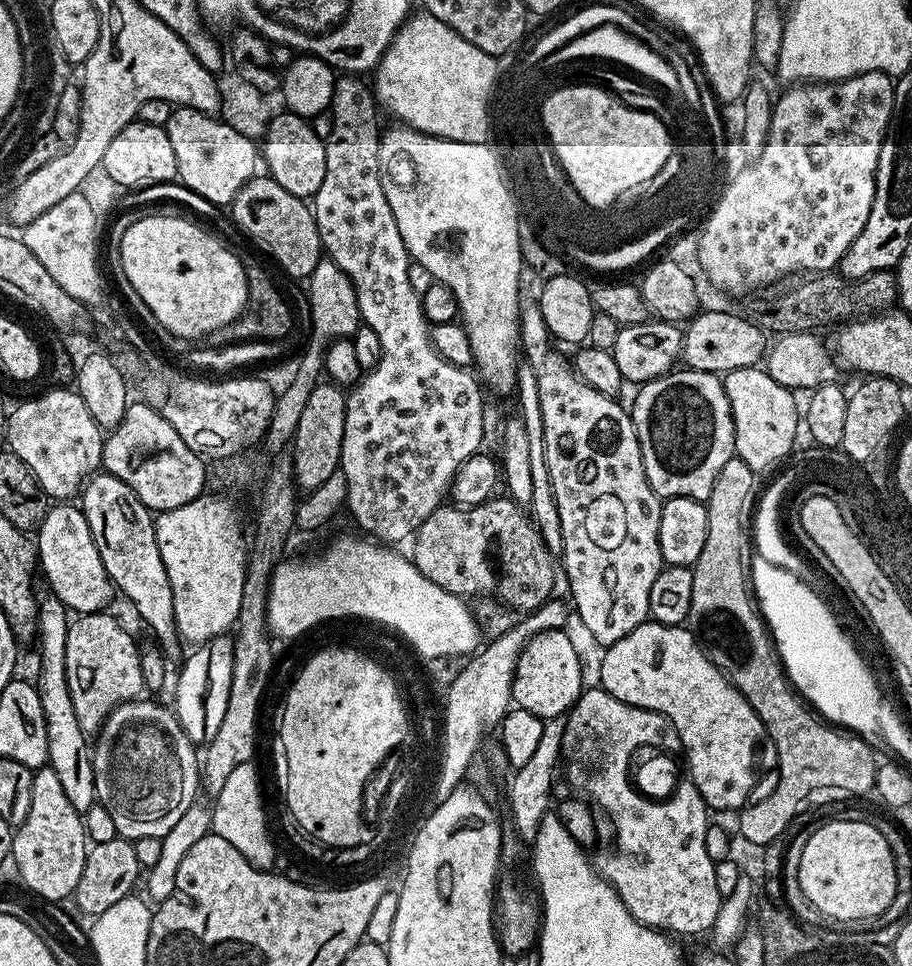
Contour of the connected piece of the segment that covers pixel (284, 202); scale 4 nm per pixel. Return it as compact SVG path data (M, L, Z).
M257 174L244 183L230 205L232 220L257 244L280 263L288 276L303 281L312 275L322 258L322 245L315 211L307 199L290 194L267 174Z

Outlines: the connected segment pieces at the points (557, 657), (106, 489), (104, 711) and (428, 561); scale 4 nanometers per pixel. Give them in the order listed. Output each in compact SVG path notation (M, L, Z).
M550 629L530 637L517 660L513 675L512 699L515 707L530 710L539 720L563 716L576 703L583 689L577 652L564 630Z
M105 472L93 473L85 481L78 504L113 587L132 602L137 614L154 632L159 645L165 644L168 648L181 646L182 639L175 624L172 588L156 542L151 509L145 507L126 482Z
M101 610L83 613L69 623L66 638L66 682L78 724L87 734L99 731L105 717L117 705L139 699L144 692L140 648L131 634L112 616Z
M492 497L488 502L470 508L463 506L436 508L434 514L430 514L430 518L426 518L420 529L414 533L411 544L410 559L416 564L418 571L450 594L463 598L471 598L470 596L476 594L488 596L499 584L496 588L499 596L497 599L516 612L535 611L553 595L556 572L558 576L557 567L556 570L554 568L554 556L548 551L537 526L525 509L509 497Z

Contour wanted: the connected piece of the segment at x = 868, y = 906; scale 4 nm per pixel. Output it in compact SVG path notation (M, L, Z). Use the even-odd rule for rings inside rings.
M832 818L821 823L800 855L798 882L802 894L820 912L821 917L832 920L872 920L880 916L896 900L896 860L892 857L893 845L876 828L875 823L864 820Z

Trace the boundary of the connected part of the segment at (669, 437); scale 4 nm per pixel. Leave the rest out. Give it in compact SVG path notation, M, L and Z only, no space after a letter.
M685 367L683 369L684 372L680 371L673 370L666 373L665 376L659 376L657 380L651 380L648 384L639 385L637 392L640 393L637 394L636 401L630 404L630 415L632 424L636 428L636 437L640 443L640 449L642 450L642 462L646 470L646 478L648 479L649 486L655 490L656 495L661 498L685 496L686 498L694 498L701 502L707 502L714 490L714 482L718 478L718 474L722 474L722 466L726 466L726 462L733 460L736 451L736 431L734 430L734 422L732 421L732 407L724 389L724 381L717 373L699 372L689 367Z

